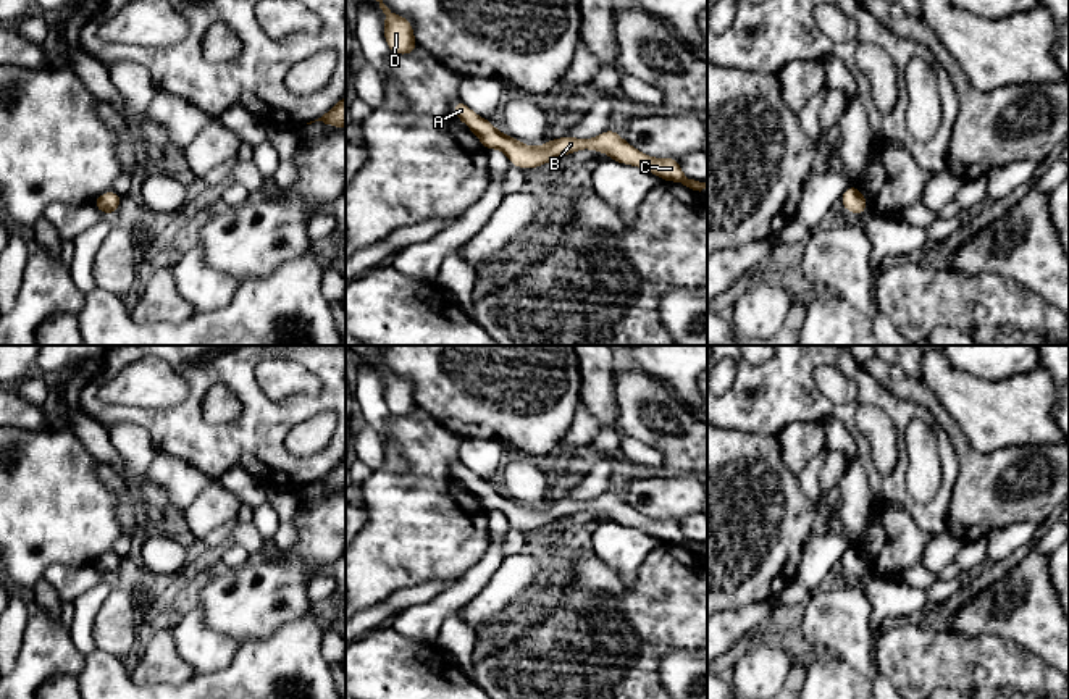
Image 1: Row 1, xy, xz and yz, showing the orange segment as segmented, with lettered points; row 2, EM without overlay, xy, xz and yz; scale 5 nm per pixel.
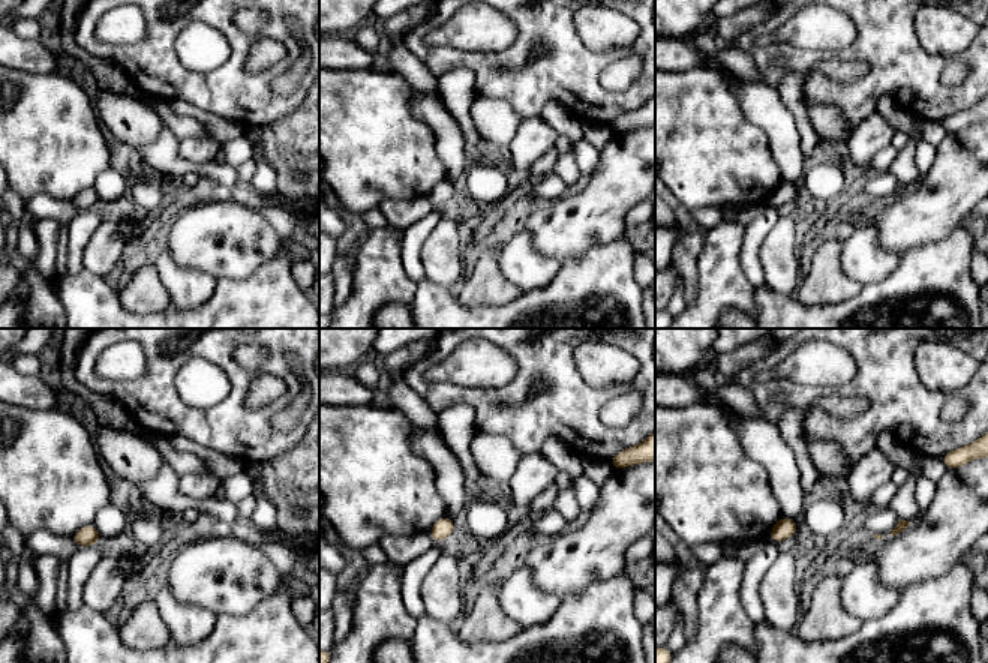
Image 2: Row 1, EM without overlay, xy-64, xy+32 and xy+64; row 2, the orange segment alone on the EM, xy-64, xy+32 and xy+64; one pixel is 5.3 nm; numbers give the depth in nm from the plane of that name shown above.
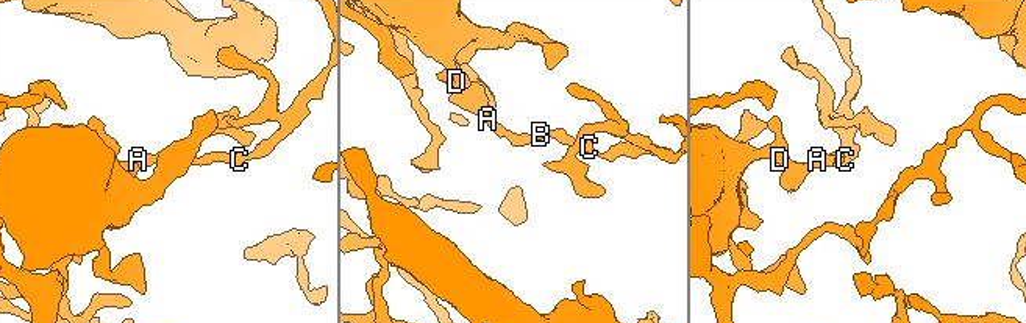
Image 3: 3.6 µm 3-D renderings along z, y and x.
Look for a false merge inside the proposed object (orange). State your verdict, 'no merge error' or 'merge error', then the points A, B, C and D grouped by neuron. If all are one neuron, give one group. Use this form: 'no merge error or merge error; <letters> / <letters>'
no merge error; A B C D

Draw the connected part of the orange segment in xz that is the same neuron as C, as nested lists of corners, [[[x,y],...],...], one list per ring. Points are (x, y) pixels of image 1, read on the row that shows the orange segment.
[[[460,98],[455,100],[452,111],[462,123],[468,126],[472,132],[476,134],[486,150],[502,150],[509,158],[509,163],[522,170],[531,170],[564,155],[575,153],[576,150],[588,149],[594,152],[606,152],[609,160],[643,168],[644,171],[659,176],[662,181],[680,182],[699,192],[707,189],[707,182],[686,178],[677,158],[648,157],[623,140],[615,129],[607,129],[593,139],[565,136],[562,139],[549,139],[547,144],[539,147],[530,147],[518,139],[510,137],[507,132],[499,132],[489,119],[480,118]]]

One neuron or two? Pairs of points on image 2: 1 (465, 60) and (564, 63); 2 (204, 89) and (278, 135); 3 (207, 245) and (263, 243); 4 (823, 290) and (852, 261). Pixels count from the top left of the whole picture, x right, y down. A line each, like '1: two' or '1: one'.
1: one
2: two
3: one
4: two

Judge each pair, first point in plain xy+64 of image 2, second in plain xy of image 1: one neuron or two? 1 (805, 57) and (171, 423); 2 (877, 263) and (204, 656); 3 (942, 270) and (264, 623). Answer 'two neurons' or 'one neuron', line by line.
1: one neuron
2: one neuron
3: two neurons

